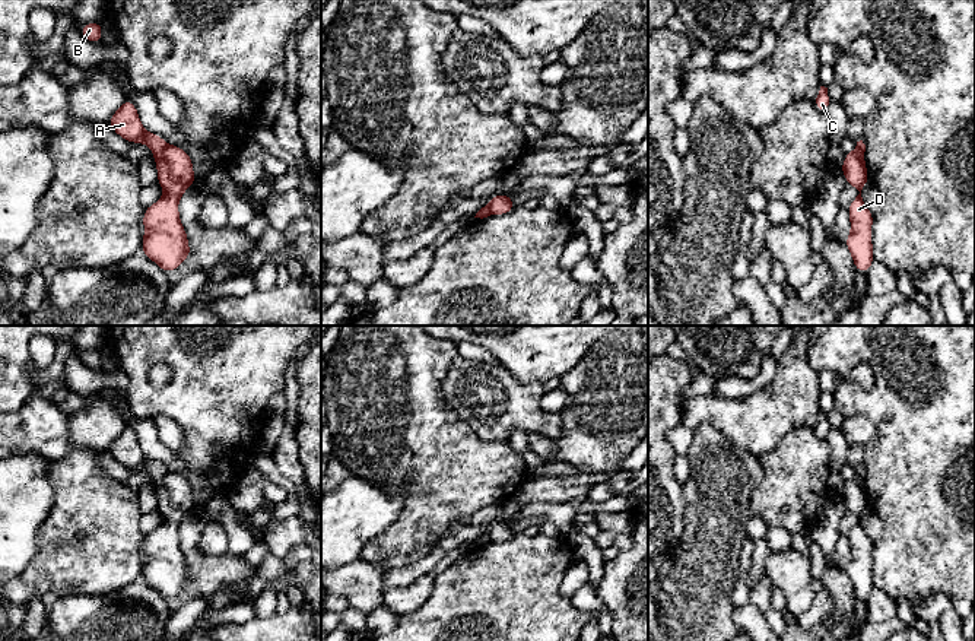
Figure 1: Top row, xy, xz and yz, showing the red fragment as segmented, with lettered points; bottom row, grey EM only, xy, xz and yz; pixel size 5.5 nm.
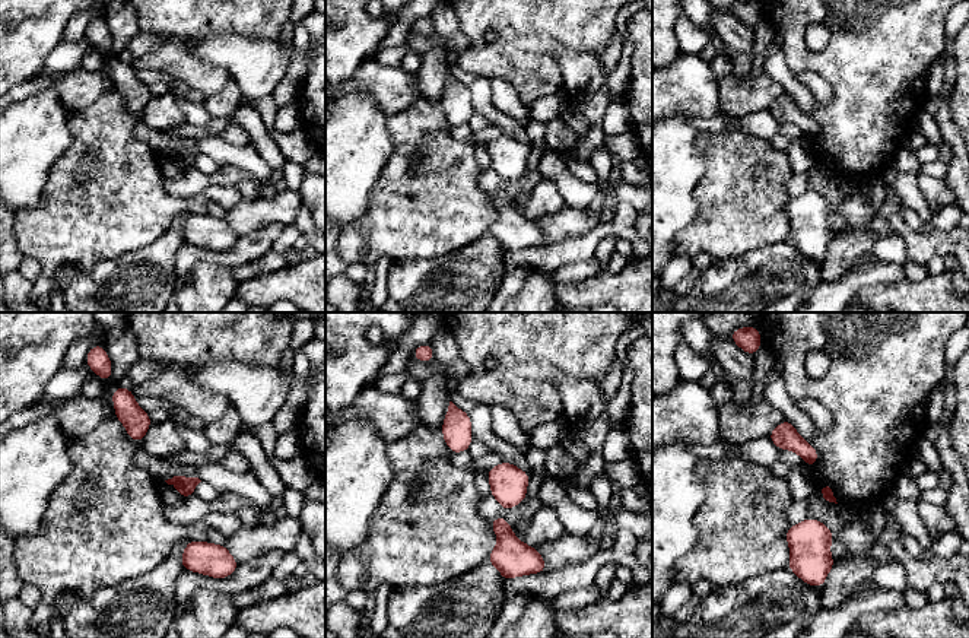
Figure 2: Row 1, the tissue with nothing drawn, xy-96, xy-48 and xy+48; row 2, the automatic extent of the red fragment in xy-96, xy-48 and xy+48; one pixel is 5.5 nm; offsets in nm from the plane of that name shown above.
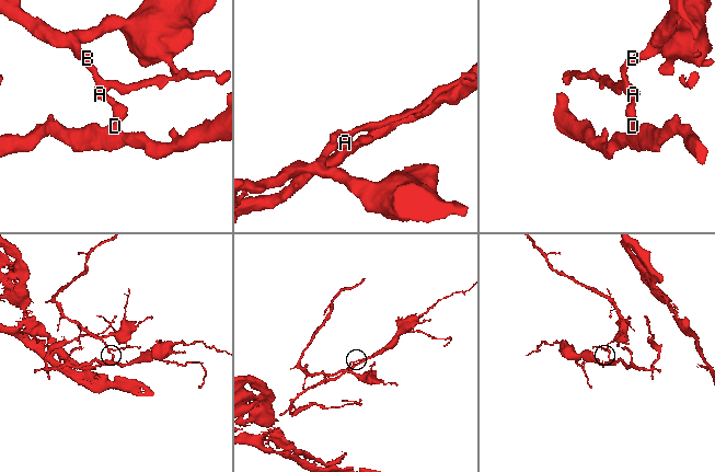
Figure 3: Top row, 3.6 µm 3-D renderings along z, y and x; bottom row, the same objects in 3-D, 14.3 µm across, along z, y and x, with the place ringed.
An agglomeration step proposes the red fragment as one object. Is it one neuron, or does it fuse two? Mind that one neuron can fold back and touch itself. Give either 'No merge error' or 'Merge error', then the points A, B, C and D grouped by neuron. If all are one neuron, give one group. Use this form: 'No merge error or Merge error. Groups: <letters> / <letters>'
Merge error. Groups: A B C / D

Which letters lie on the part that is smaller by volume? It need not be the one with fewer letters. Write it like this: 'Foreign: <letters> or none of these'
Foreign: D

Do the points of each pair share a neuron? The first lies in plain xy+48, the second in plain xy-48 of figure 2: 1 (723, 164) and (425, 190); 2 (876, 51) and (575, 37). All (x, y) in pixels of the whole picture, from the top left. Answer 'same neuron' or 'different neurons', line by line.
1: same neuron
2: same neuron

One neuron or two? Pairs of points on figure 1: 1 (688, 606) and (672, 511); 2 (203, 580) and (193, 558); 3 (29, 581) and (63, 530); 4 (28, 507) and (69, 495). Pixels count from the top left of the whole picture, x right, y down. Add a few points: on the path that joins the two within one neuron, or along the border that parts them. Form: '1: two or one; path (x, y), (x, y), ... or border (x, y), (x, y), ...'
1: two; border (686, 507), (682, 536), (663, 562)
2: one; path (203, 574), (199, 564)
3: one; path (43, 568), (63, 548), (63, 543)
4: two; border (50, 466), (54, 501), (38, 530)

